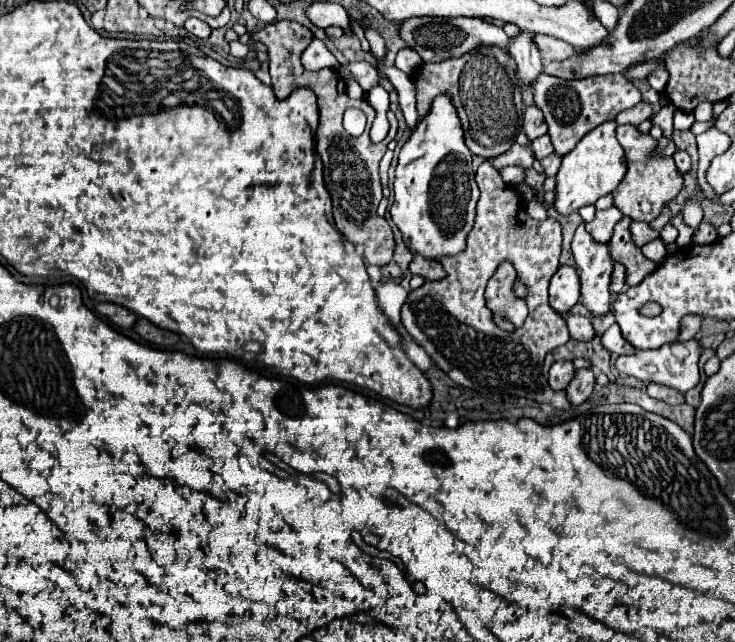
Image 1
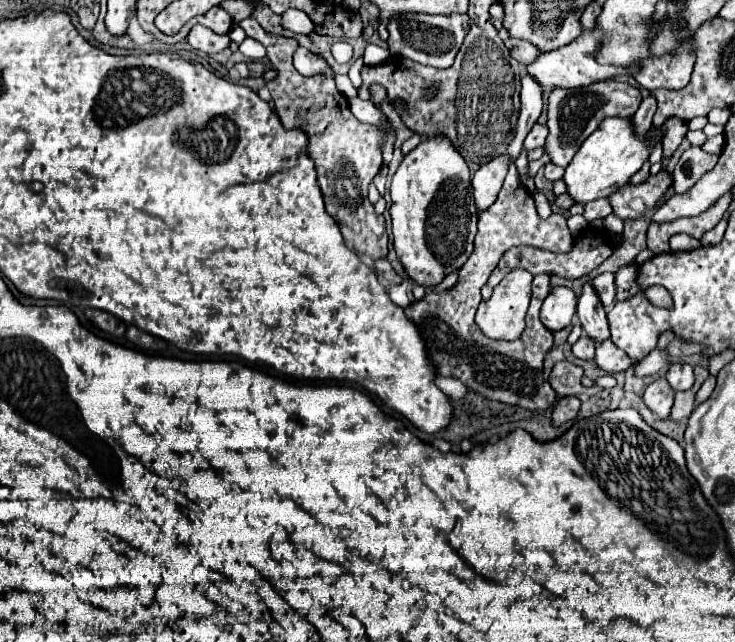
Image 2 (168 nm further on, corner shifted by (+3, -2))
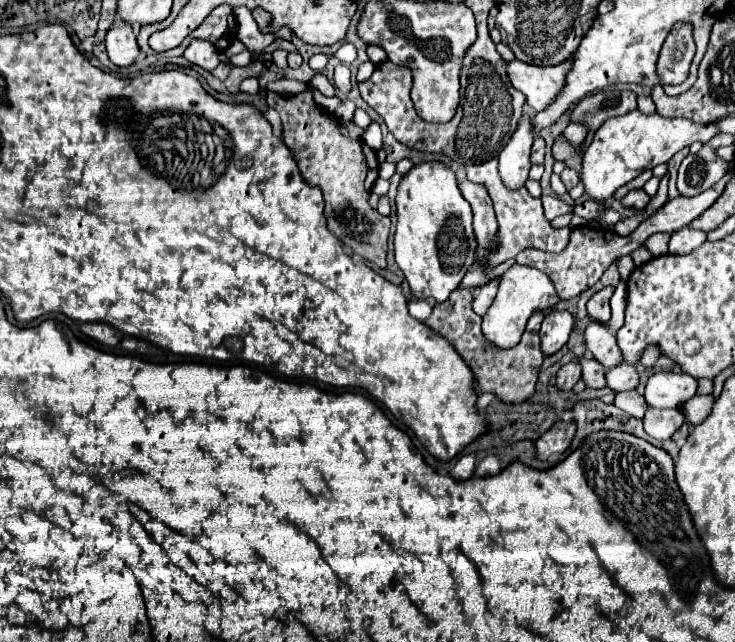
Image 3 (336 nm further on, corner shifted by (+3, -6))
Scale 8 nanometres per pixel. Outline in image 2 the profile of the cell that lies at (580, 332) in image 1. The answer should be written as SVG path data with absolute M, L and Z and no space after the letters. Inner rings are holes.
M582 336L574 346L572 346L572 352L576 358L580 360L590 360L594 362L594 344L592 340L588 340L588 336Z

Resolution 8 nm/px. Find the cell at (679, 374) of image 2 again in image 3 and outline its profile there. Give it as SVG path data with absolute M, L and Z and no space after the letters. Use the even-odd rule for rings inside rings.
M656 372L646 382L644 398L654 408L682 408L696 394L696 378L684 372Z

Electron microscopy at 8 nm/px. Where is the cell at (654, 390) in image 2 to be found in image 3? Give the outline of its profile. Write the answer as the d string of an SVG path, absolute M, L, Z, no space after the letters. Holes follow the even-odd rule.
M648 406L644 416L644 430L656 440L668 440L684 422L684 414L680 410L660 410Z

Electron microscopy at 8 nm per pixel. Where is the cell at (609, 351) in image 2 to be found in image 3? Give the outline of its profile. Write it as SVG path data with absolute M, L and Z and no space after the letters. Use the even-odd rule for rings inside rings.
M618 364L616 368L606 368L606 384L614 392L634 390L638 386L638 372L630 364Z

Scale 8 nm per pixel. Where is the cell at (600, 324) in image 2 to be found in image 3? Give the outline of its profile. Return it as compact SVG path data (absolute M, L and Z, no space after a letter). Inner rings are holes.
M590 320L584 330L584 340L586 348L604 368L612 368L622 362L622 352L616 344L616 336L604 324L596 324L596 320Z

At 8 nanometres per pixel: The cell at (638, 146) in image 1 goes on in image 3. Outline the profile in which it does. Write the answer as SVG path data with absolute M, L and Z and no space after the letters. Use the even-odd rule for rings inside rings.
M638 188L638 190L628 192L620 202L622 202L624 208L632 208L632 210L636 210L636 212L642 212L642 210L648 206L650 196L648 196L642 188Z

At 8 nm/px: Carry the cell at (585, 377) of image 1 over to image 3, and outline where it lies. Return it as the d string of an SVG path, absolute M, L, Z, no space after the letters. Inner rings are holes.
M558 420L544 436L540 436L536 440L536 450L538 450L538 458L540 460L546 460L550 454L562 454L572 438L574 438L574 432L576 432L576 422L570 420L570 422L564 422L564 420Z

